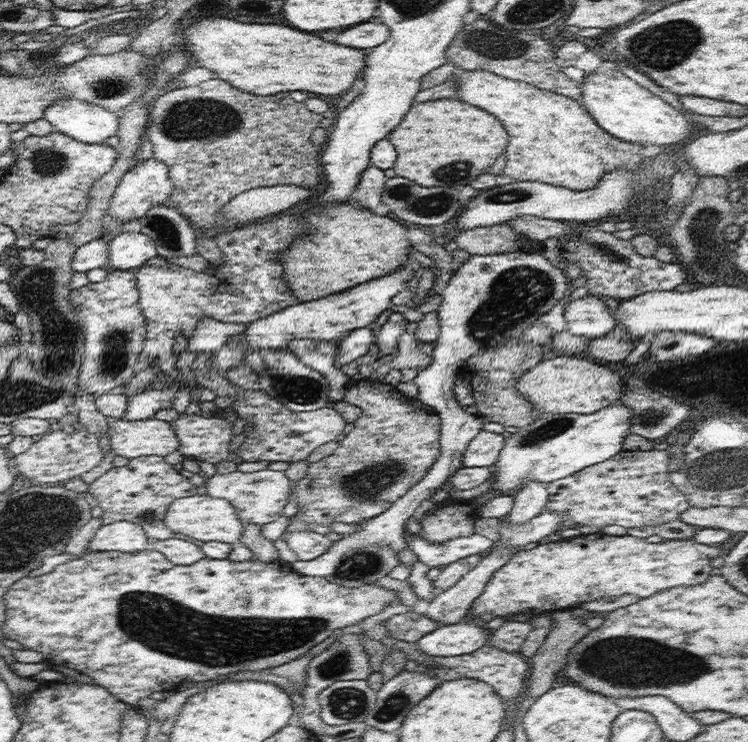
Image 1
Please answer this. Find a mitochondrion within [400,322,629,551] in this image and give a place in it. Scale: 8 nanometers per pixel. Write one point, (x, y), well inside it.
(555, 426)

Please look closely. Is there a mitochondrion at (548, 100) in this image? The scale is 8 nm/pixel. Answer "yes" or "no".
no

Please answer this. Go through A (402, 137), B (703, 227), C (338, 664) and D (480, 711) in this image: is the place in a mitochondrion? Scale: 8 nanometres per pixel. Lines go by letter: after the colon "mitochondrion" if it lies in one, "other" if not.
A: other
B: mitochondrion
C: mitochondrion
D: other

